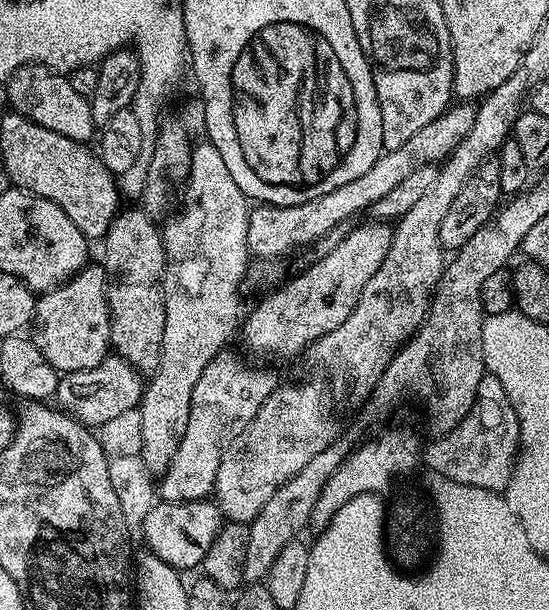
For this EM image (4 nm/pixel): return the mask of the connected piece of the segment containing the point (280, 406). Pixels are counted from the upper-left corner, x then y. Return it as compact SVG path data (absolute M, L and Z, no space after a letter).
M322 381L281 383L262 402L248 429L224 453L218 466L214 502L220 508L221 517L233 524L251 522L275 492L298 474L310 458L334 443L341 432Z

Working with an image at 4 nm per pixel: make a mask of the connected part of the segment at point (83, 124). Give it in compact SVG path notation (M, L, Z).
M24 64L13 76L7 77L6 84L11 111L18 112L38 122L38 126L46 126L46 130L54 130L54 134L62 134L71 140L88 142L91 141L91 136L93 139L94 125L89 97L77 94L74 86L70 86L67 75L55 72L44 64Z

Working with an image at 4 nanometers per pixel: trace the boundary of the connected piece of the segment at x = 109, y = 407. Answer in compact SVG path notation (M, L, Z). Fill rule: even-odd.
M110 354L90 370L63 373L56 387L54 400L63 411L81 424L99 426L112 421L117 414L122 414L122 410L137 407L140 399L144 397L145 387L141 373L134 366L130 366L130 362Z

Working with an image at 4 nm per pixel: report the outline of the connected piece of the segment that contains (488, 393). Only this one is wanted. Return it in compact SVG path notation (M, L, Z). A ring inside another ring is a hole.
M485 374L481 384L477 388L476 401L470 406L469 412L456 428L443 433L436 438L432 445L425 447L422 452L422 460L431 472L436 472L439 479L458 482L462 486L478 486L491 492L499 493L502 488L502 480L506 481L512 477L512 472L516 468L516 461L520 451L520 423L514 416L508 416L502 412L487 412L488 408L484 404L502 404L508 401L506 390L502 390L502 382L490 374Z

